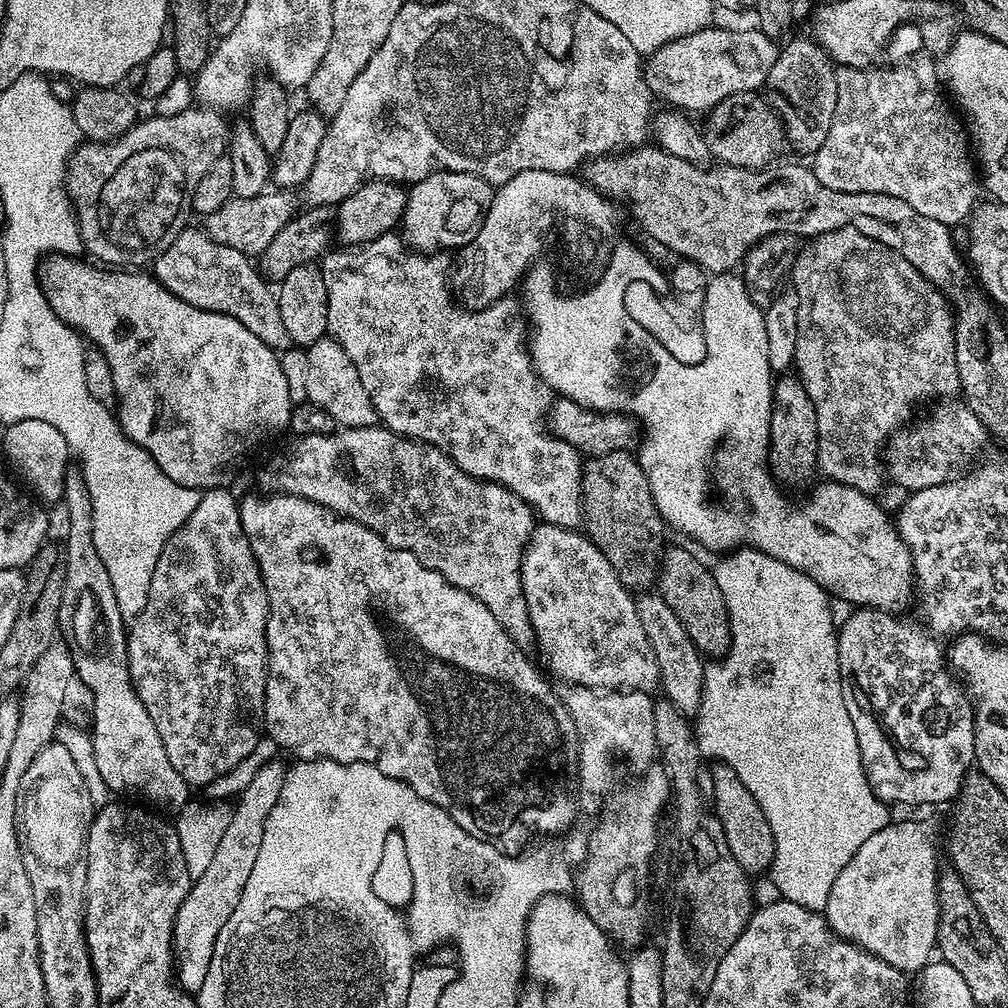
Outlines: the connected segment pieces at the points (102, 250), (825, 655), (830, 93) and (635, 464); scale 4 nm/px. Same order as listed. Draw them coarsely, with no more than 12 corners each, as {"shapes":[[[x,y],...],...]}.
{"shapes":[[[225,113],[84,142],[64,188],[104,266],[148,266],[230,148]],[[714,564],[732,644],[694,731],[823,913],[889,823],[814,578]],[[812,38],[779,49],[763,85],[787,143],[815,154],[838,102]],[[632,452],[591,457],[587,535],[651,589],[666,525]]]}

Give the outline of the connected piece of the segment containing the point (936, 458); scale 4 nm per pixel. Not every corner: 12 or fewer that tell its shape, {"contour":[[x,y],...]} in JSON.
{"contour":[[963,402],[897,432],[882,453],[909,493],[949,483],[989,434]]}

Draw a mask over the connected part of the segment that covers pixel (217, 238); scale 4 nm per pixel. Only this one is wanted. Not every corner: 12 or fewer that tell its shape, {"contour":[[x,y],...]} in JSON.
{"contour":[[291,191],[231,197],[204,218],[214,242],[259,256],[298,205]]}

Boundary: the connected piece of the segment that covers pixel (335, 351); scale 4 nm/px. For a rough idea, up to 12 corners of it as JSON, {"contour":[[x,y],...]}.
{"contour":[[331,335],[307,345],[307,403],[340,428],[371,428],[376,407]]}

